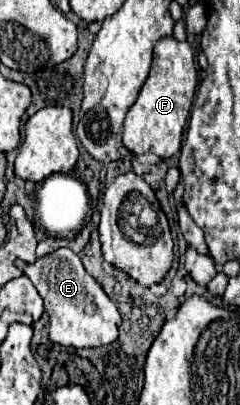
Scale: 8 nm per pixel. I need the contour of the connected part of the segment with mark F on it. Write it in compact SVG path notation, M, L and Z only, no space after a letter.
M165 37L157 43L153 53L153 65L147 81L143 83L135 103L127 111L123 125L123 145L133 155L153 153L161 159L177 155L183 141L183 131L189 119L197 87L197 69L189 43L179 43L173 37Z

